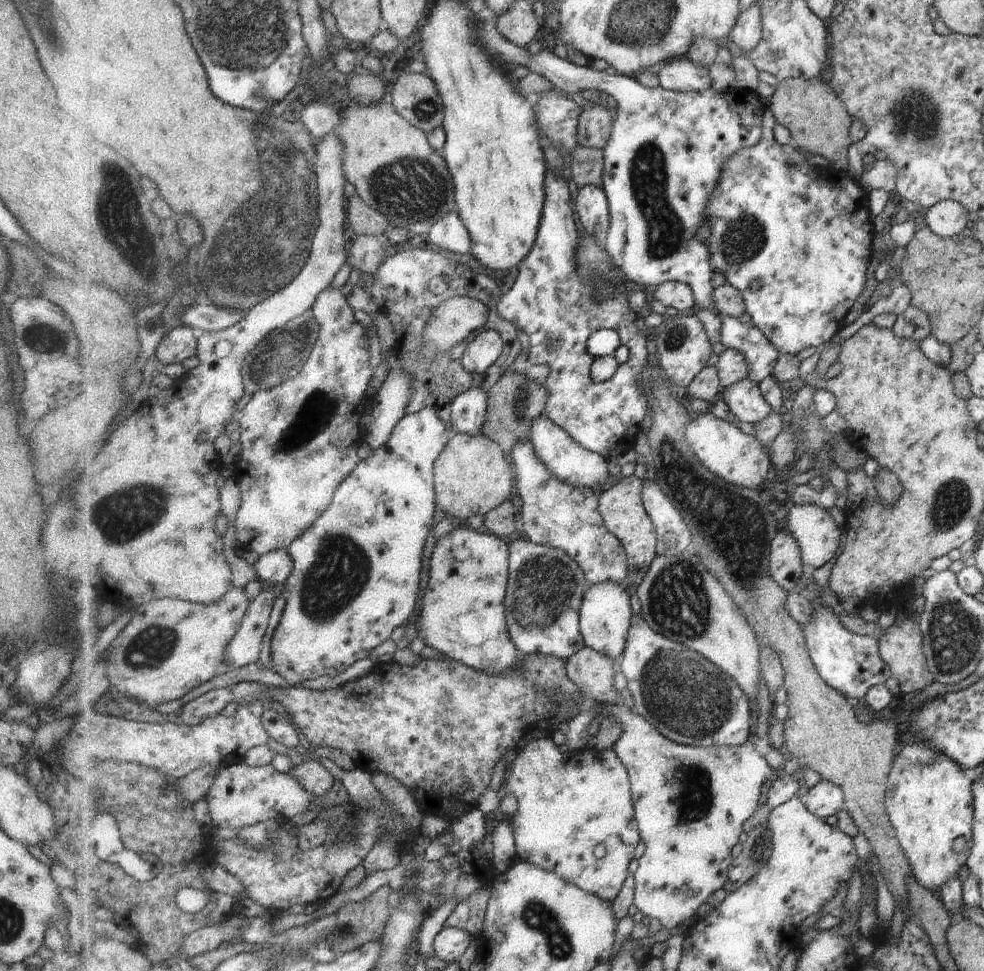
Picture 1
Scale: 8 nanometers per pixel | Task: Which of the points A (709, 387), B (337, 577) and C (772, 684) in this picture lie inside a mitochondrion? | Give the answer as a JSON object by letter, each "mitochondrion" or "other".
{"A":"other","B":"mitochondrion","C":"other"}

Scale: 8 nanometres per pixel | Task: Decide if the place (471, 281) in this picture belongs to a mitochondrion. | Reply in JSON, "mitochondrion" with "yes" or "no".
{"mitochondrion":"no"}

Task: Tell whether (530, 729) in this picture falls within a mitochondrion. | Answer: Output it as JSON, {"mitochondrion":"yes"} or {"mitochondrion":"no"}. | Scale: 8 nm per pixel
{"mitochondrion":"no"}

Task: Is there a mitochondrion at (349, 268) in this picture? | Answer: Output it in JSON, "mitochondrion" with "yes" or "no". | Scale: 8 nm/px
{"mitochondrion":"no"}

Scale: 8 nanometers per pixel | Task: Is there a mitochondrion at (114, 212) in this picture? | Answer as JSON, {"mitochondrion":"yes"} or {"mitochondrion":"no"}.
{"mitochondrion":"yes"}

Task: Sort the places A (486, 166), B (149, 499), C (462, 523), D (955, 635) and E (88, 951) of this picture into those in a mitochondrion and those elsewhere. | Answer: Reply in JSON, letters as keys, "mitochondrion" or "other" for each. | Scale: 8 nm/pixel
{"A":"other","B":"mitochondrion","C":"other","D":"mitochondrion","E":"other"}

